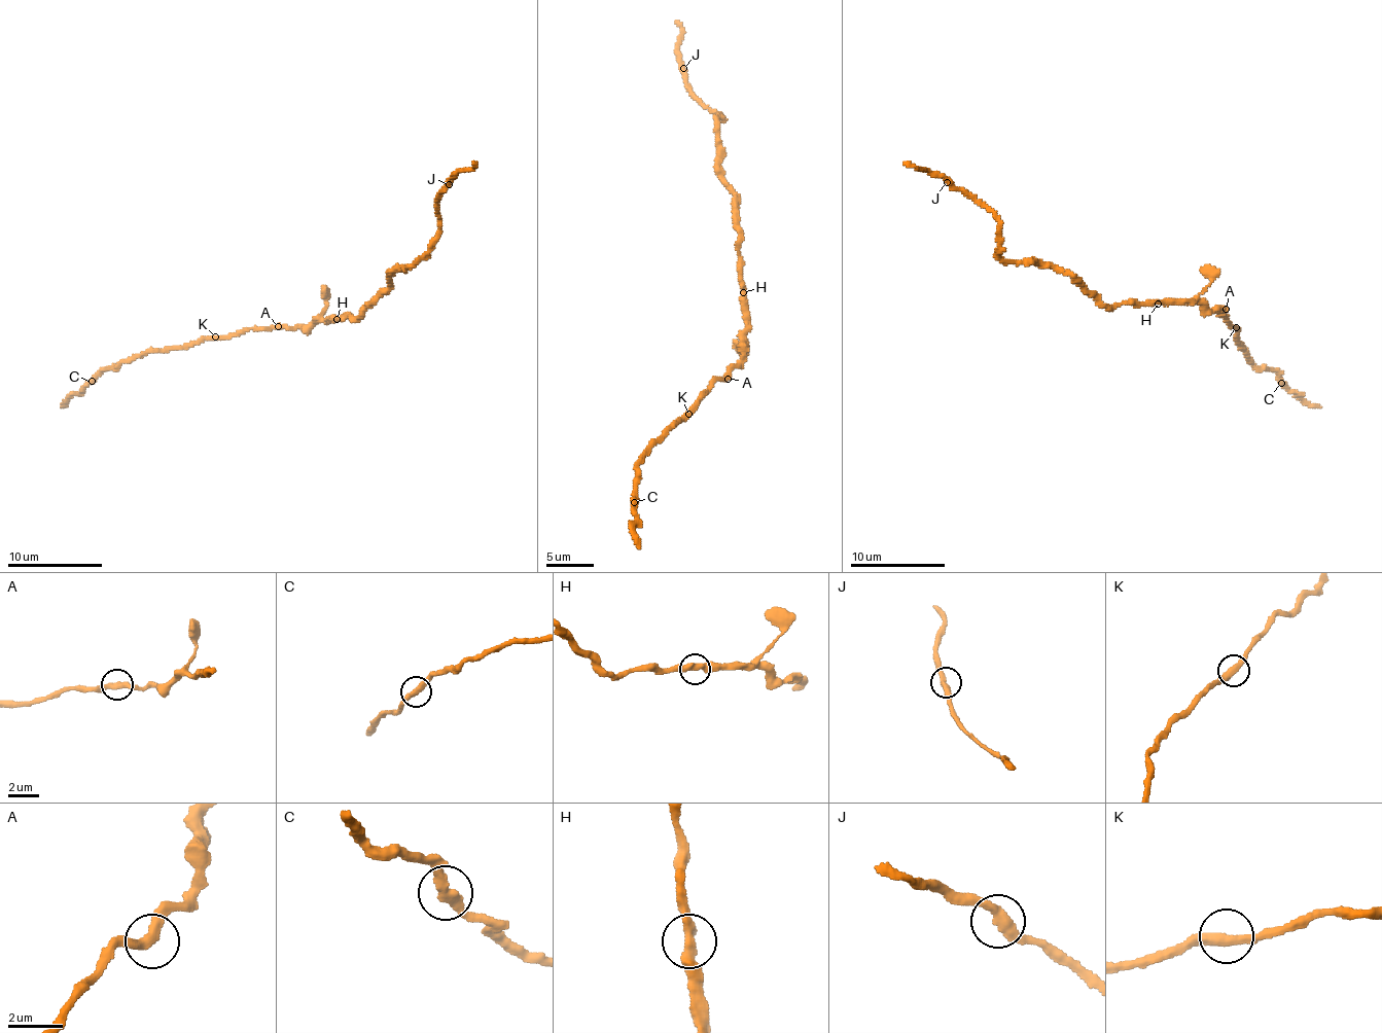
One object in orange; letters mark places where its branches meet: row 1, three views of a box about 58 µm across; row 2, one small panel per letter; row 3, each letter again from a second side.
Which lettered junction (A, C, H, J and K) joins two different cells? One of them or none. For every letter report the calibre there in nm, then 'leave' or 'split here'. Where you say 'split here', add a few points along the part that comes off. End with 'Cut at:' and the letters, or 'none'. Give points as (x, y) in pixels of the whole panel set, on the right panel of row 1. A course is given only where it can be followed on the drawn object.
A: calibre 360 nm; leave
C: calibre 400 nm; leave
H: calibre 400 nm; leave
J: calibre 400 nm; leave
K: calibre 400 nm; leave
Cut at: none

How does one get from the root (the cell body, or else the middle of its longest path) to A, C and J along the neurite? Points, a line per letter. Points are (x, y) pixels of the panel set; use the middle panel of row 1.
A: (744, 293), (744, 358), (728, 379)
C: (744, 293), (744, 358), (704, 391), (647, 451), (638, 467), (634, 502)
J: (744, 293), (736, 194), (718, 165), (719, 115), (694, 95), (683, 68)

